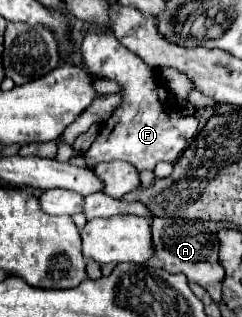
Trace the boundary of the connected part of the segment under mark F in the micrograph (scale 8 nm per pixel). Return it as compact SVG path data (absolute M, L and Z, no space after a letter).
M112 30L88 32L82 40L80 52L84 68L96 78L116 80L120 86L118 94L122 98L122 104L104 122L98 138L82 154L86 166L92 170L98 162L126 160L136 168L136 172L144 172L154 170L158 162L176 162L200 132L198 118L194 114L188 116L176 108L170 92L158 80L158 72L142 62L142 58L138 58L126 46L122 46Z

